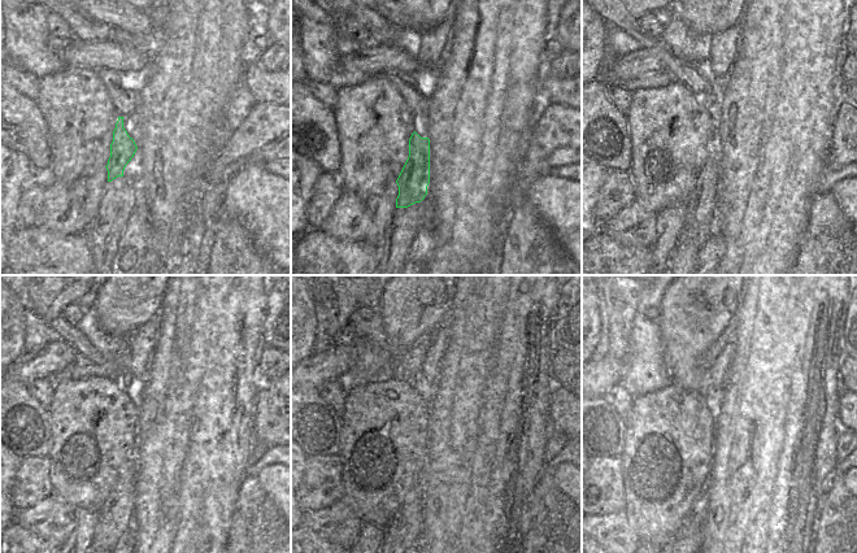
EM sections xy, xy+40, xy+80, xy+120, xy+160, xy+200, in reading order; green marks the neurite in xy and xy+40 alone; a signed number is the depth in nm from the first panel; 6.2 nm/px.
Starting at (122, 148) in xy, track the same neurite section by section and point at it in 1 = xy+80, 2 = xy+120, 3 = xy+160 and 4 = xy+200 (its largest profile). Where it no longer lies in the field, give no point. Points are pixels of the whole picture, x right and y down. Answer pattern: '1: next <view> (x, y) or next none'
1: next xy+80 (701, 207)
2: next xy+120 (116, 517)
3: next xy+160 (403, 531)
4: next xy+200 (688, 539)

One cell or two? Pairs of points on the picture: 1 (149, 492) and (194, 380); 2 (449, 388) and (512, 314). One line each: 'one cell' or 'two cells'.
1: one cell
2: one cell

